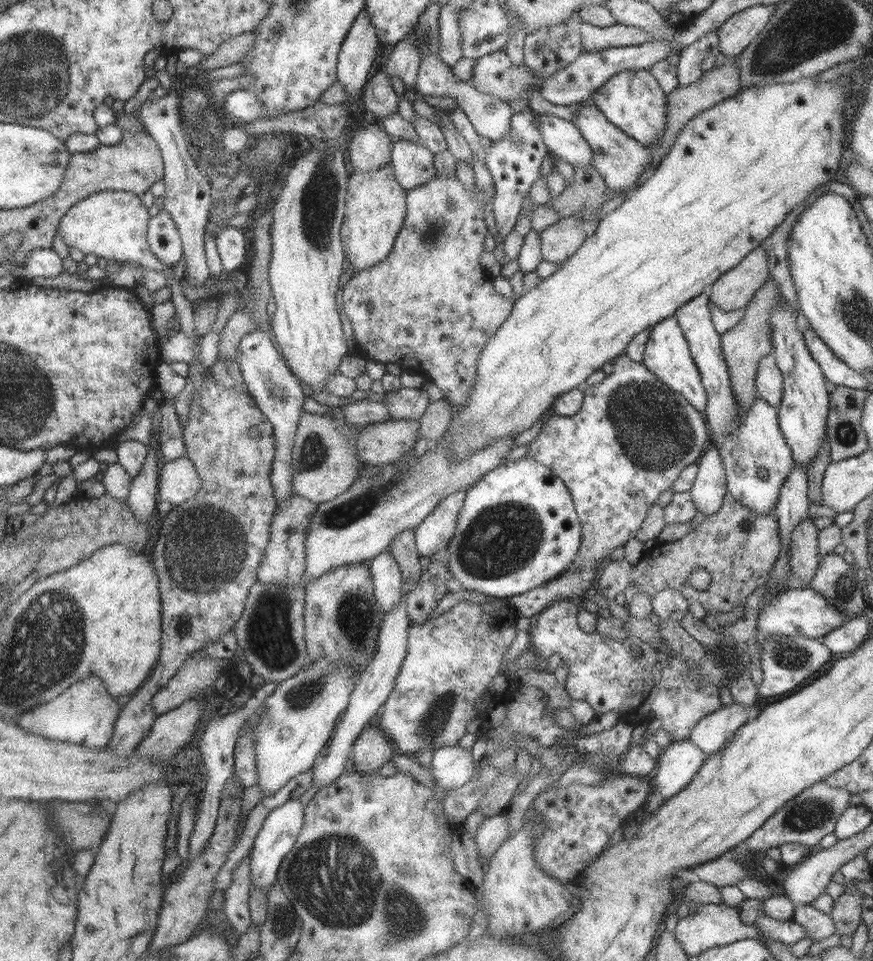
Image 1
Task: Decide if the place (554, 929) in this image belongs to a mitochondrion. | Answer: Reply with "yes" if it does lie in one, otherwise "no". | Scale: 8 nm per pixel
no

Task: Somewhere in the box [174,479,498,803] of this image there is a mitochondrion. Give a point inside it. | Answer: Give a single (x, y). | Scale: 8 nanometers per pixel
(268, 632)

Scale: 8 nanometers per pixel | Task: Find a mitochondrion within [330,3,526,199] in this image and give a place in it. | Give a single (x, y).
(427, 39)

